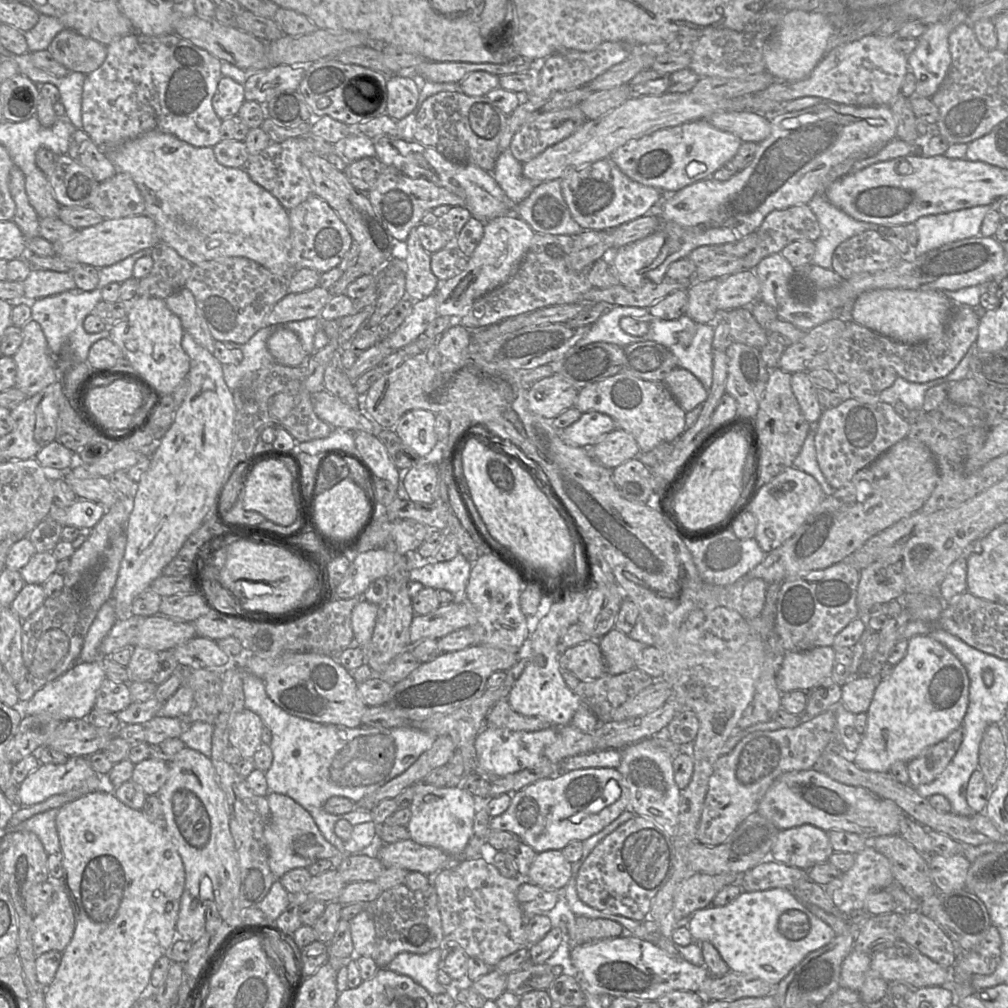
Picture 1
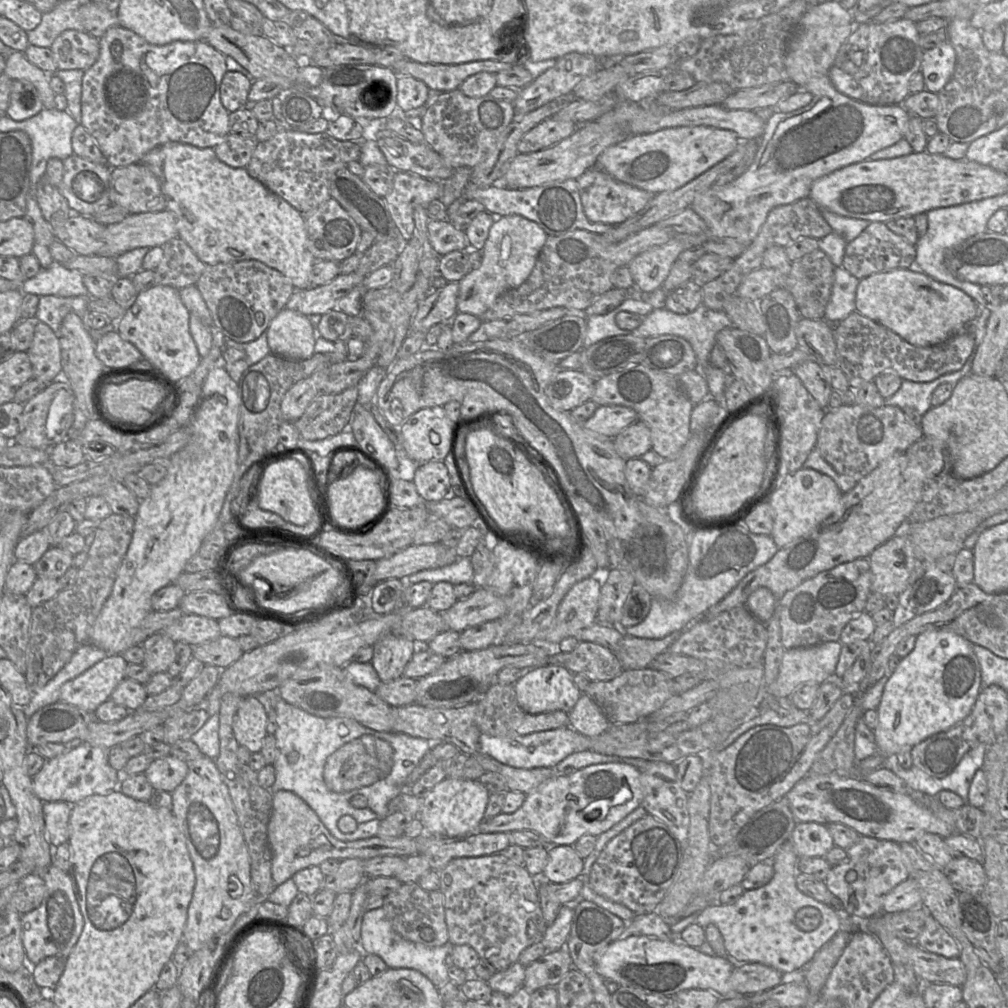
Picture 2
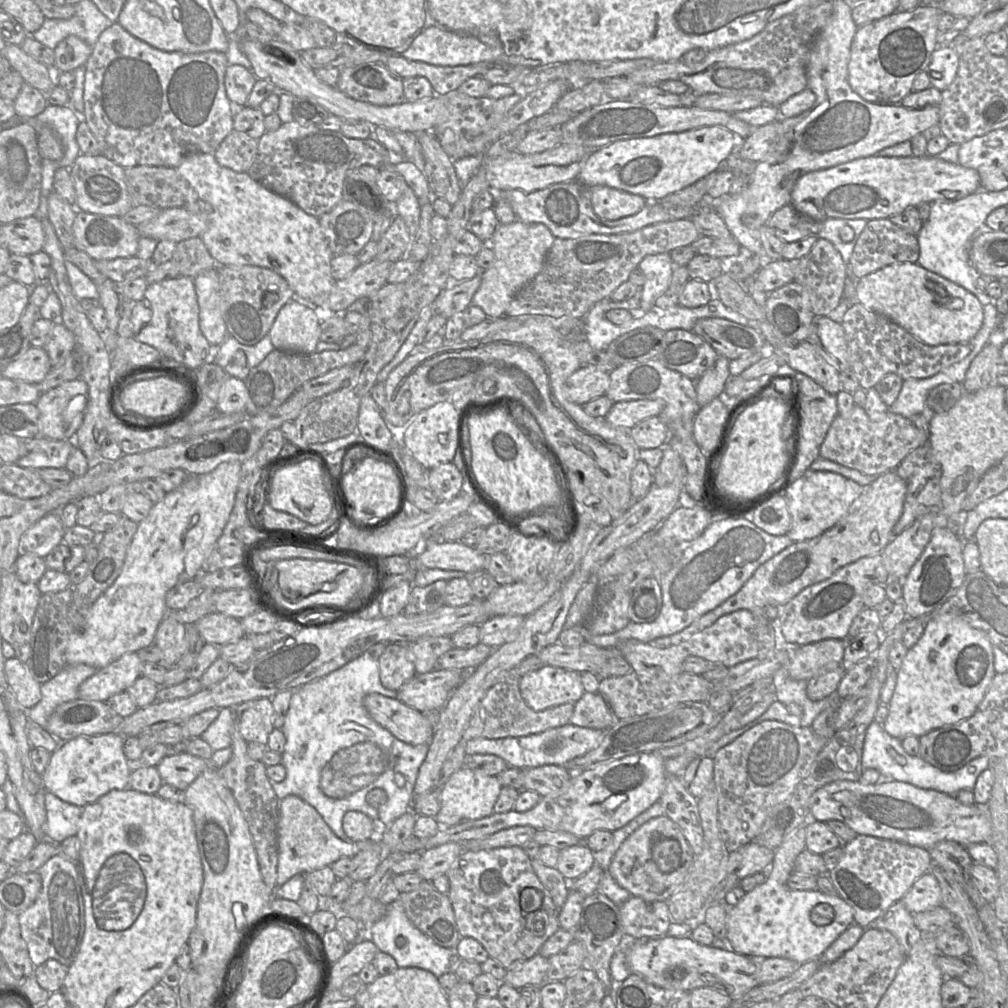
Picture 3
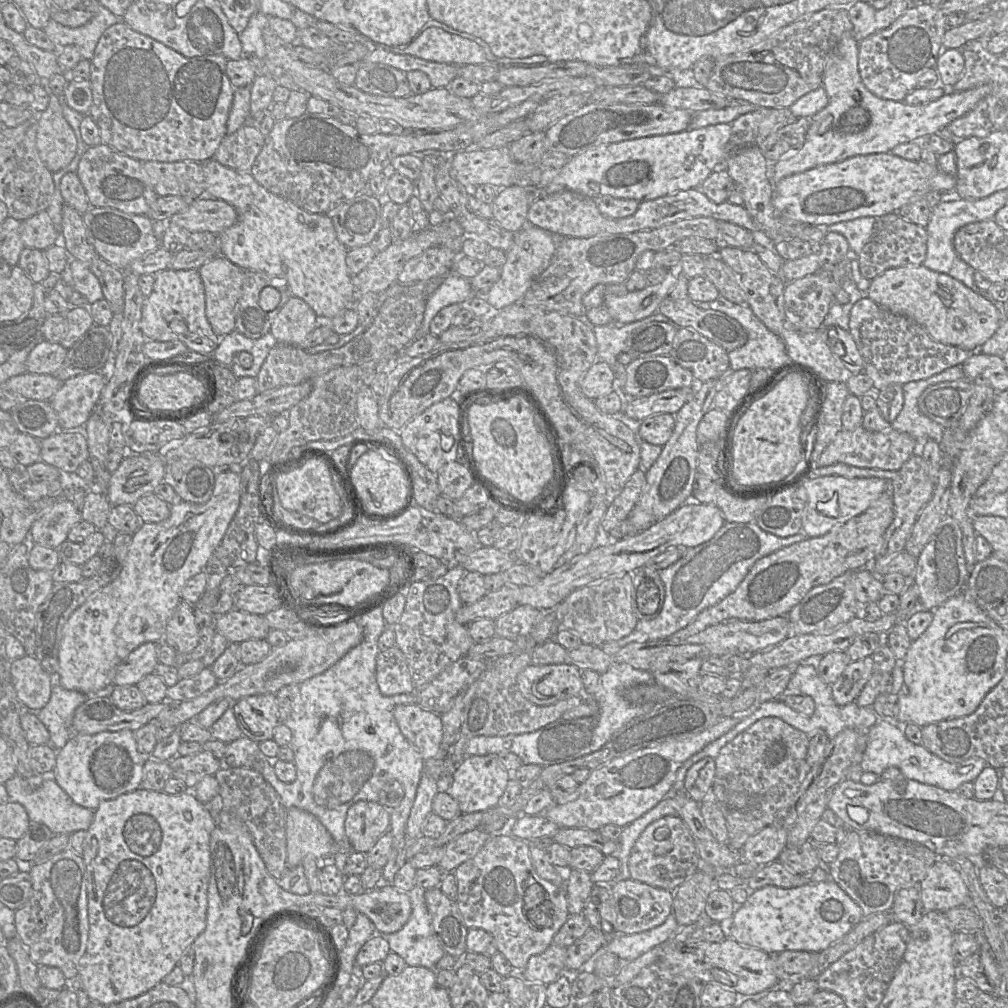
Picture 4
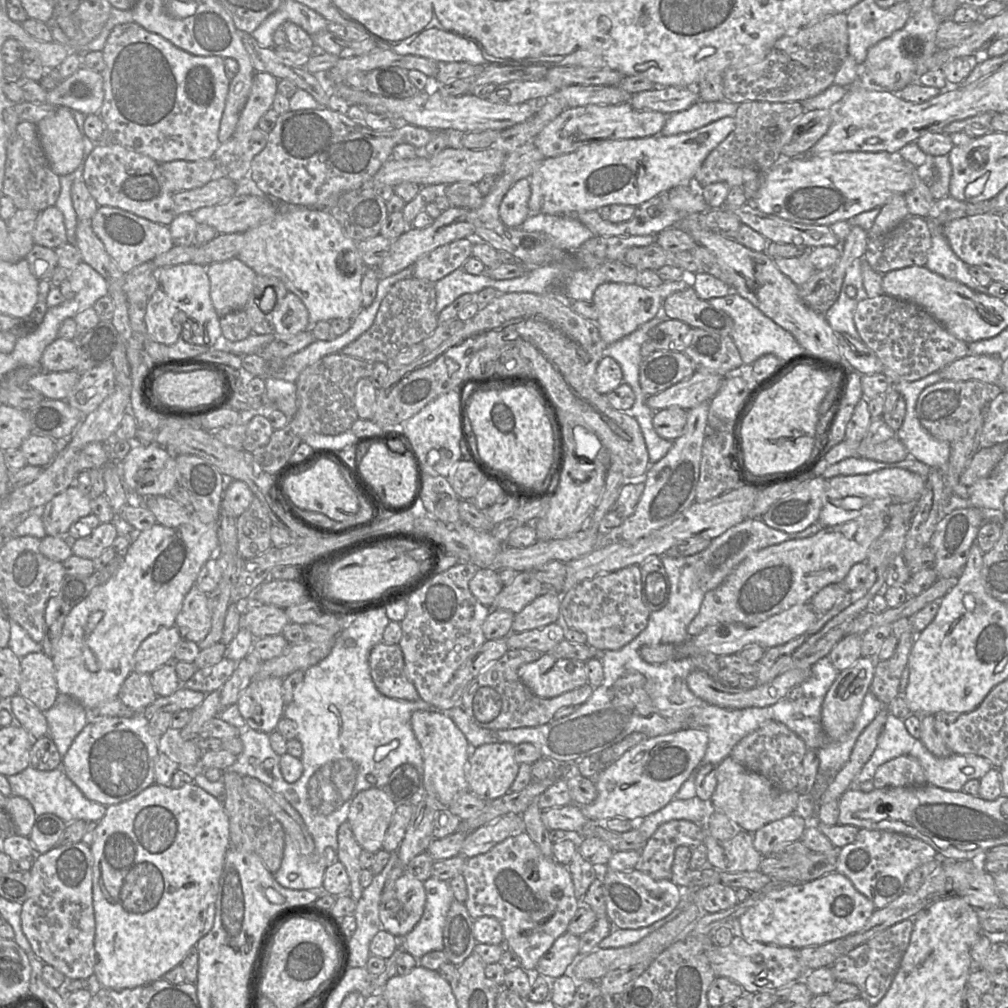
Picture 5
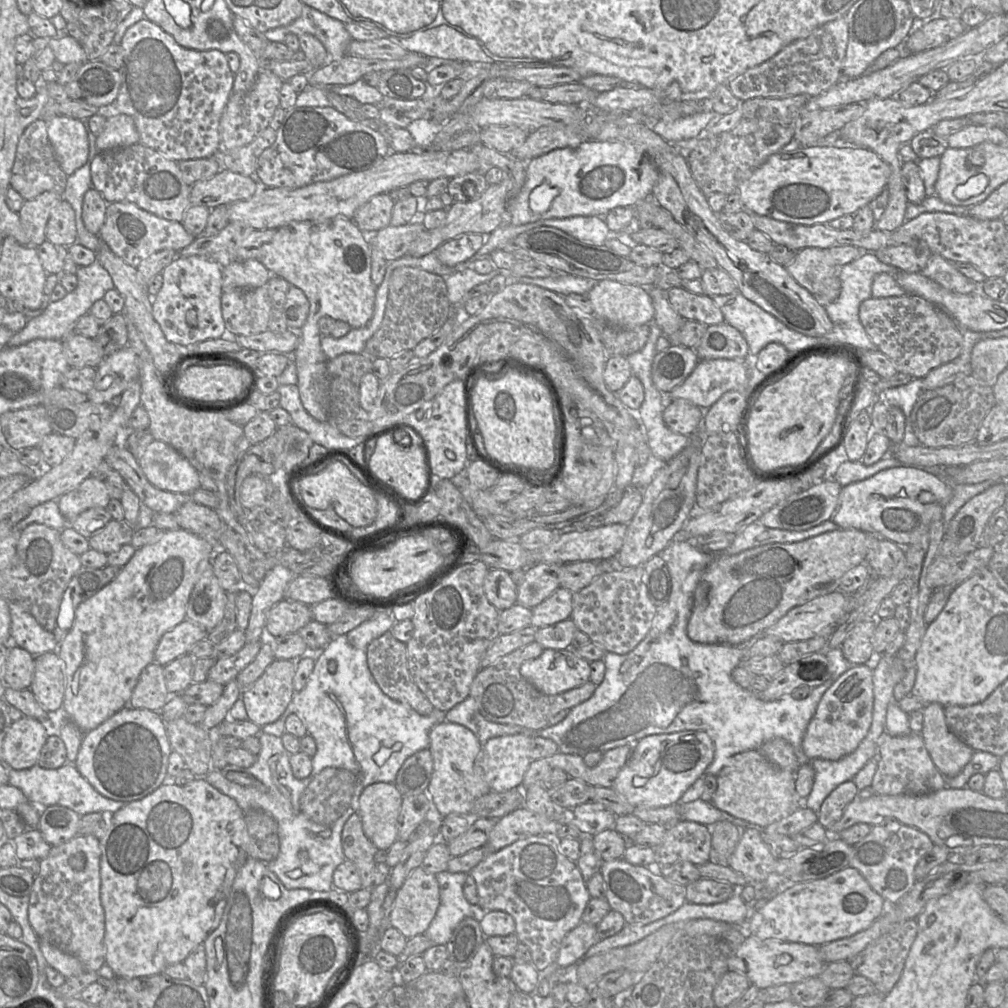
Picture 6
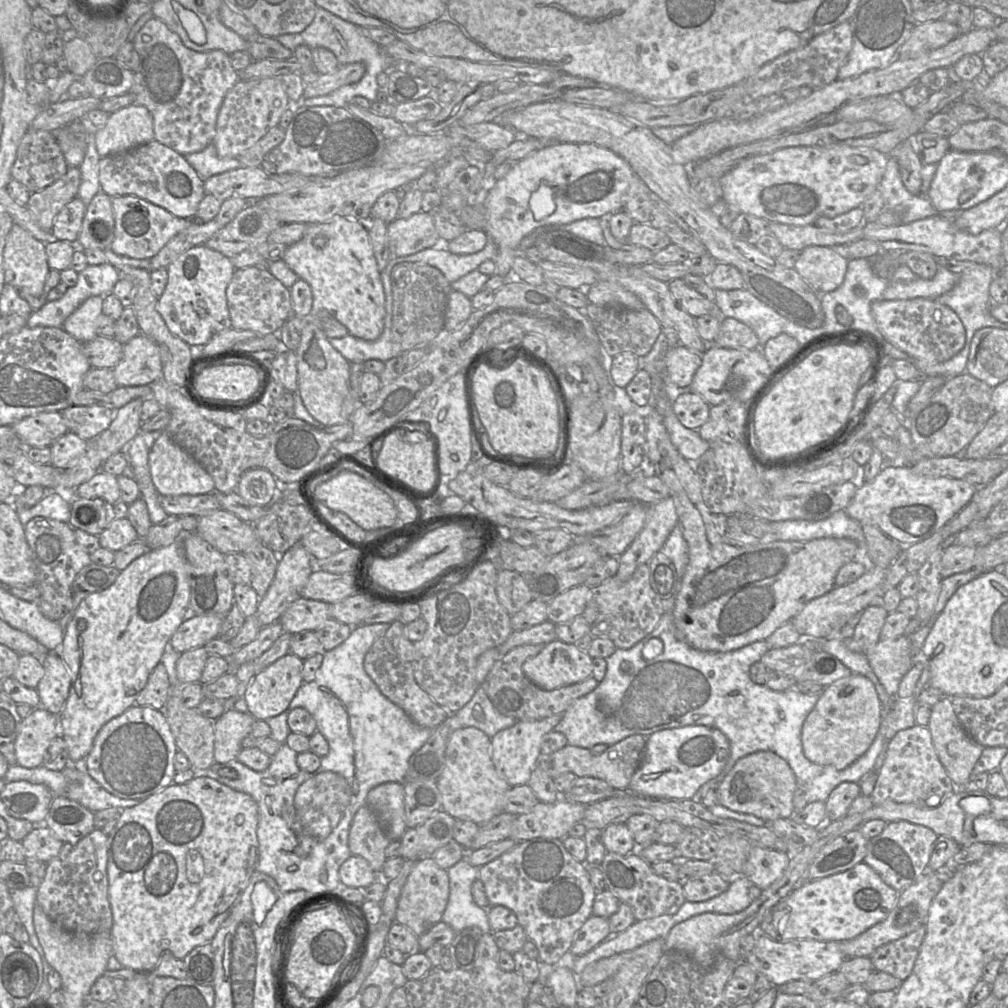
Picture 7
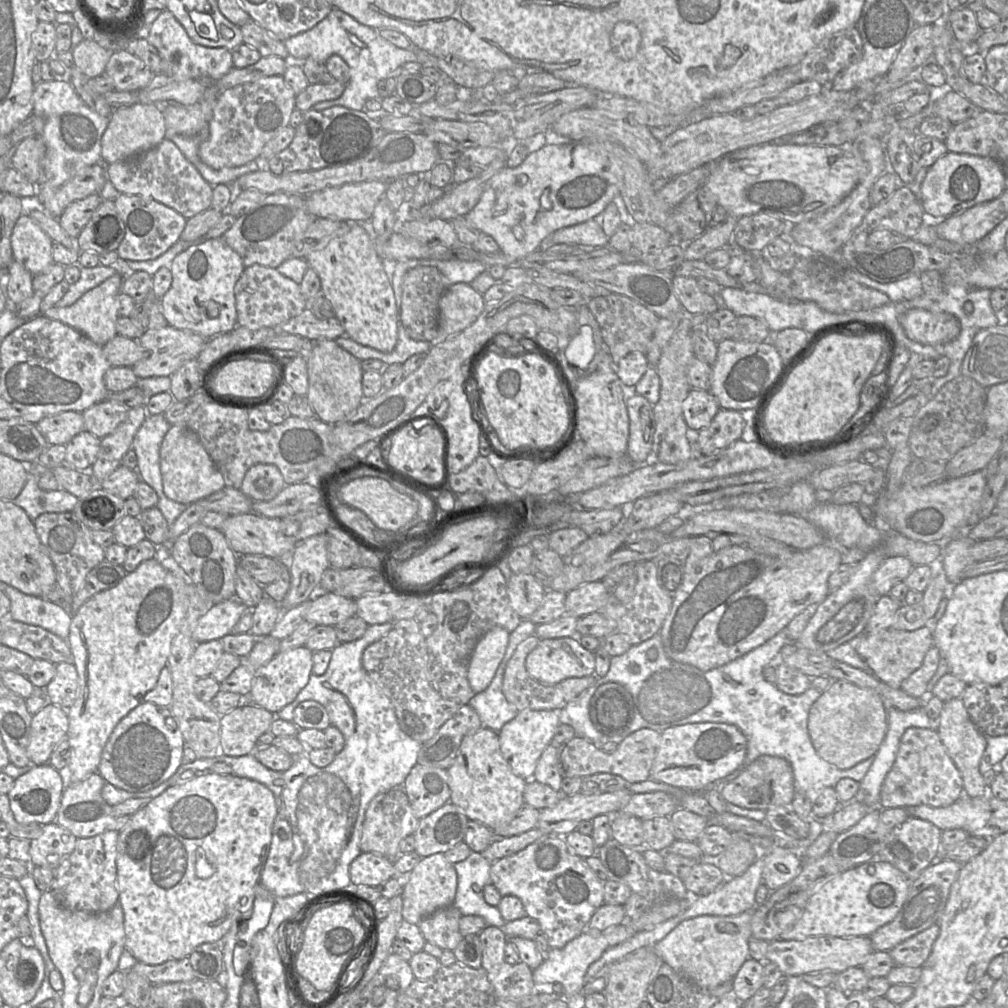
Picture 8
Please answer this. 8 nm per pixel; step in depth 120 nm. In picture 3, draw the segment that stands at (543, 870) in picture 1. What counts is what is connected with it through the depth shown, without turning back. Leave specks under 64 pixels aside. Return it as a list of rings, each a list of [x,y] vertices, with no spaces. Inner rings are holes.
[[[584,843],[559,850],[555,868],[568,881],[572,881],[586,872],[595,864],[595,853]]]

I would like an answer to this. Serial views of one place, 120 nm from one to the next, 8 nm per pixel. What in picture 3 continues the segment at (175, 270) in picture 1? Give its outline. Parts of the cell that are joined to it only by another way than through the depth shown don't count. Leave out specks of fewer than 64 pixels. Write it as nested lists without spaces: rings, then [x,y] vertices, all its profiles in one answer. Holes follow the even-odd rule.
[[[201,237],[188,238],[177,242],[172,260],[178,264],[180,276],[191,278],[218,266]]]

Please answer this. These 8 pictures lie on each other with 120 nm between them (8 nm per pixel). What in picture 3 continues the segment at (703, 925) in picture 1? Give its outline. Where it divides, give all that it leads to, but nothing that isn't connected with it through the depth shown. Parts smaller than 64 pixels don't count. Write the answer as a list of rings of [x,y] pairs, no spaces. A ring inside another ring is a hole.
[[[805,824],[792,830],[774,850],[774,859],[767,870],[766,880],[750,892],[746,892],[737,905],[728,907],[726,937],[734,952],[752,959],[787,958],[801,965],[811,960],[818,960],[837,937],[854,923],[852,907],[840,896],[829,896],[819,890],[792,890],[787,886],[787,880],[794,872],[795,859],[804,849],[806,849]]]

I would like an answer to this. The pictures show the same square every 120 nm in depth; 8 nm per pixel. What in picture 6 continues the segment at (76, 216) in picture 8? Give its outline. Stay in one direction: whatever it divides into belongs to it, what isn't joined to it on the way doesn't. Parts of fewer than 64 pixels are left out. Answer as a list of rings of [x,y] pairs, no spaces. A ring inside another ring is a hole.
[[[62,199],[52,209],[45,236],[53,244],[65,247],[77,243],[75,212],[66,200]]]

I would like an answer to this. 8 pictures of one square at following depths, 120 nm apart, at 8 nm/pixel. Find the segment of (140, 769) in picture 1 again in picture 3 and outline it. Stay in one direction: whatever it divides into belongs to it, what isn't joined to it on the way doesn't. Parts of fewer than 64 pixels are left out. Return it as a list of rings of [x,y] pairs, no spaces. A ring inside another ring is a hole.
[[[183,752],[165,756],[156,768],[163,783],[184,791],[209,766],[210,761]]]

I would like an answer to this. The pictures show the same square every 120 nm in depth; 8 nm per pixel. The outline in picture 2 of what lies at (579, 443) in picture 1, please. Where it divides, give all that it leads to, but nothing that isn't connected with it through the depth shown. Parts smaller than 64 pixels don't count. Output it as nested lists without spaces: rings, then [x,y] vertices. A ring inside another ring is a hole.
[[[618,405],[599,406],[584,424],[588,431],[607,438],[614,438],[622,430],[639,420],[635,410]]]

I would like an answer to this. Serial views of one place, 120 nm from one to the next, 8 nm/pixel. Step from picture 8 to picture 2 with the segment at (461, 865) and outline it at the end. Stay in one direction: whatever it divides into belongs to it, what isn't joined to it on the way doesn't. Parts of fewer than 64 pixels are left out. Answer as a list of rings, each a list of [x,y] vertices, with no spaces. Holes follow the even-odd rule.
[[[382,907],[364,914],[358,947],[364,955],[379,956],[388,968],[406,968],[419,971],[438,989],[450,981],[445,958],[454,946],[448,942],[440,947],[427,947],[404,939],[393,930]]]

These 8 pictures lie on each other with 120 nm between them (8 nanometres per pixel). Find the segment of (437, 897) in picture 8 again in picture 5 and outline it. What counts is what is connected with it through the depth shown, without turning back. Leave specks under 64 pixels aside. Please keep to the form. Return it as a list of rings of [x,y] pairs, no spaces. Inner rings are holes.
[[[403,874],[394,886],[382,893],[379,917],[383,930],[401,939],[417,925],[426,902],[423,882]]]

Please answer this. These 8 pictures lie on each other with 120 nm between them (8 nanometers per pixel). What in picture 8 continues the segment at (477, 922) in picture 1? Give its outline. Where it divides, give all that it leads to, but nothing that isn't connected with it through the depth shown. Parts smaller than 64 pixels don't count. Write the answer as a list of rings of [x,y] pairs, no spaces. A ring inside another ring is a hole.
[[[544,836],[516,854],[492,862],[490,879],[502,897],[512,895],[521,900],[527,916],[539,922],[541,934],[546,937],[551,949],[563,948],[584,932],[595,911],[604,904],[605,882],[595,875],[584,858],[573,851],[564,836]]]

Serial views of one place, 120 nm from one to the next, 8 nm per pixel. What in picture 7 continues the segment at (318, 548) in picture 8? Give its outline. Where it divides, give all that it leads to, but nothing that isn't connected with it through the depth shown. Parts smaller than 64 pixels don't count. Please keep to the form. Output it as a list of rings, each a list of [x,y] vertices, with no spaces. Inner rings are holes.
[[[301,544],[278,555],[274,579],[266,594],[260,598],[255,613],[262,628],[279,621],[285,610],[302,596],[302,590],[314,569],[313,556]]]

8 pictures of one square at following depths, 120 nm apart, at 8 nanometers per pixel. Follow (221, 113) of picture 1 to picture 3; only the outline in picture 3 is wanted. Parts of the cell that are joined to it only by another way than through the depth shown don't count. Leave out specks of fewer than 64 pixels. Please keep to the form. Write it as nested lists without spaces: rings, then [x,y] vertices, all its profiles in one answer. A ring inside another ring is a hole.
[[[228,65],[225,73],[224,85],[227,97],[236,108],[246,106],[247,99],[256,79],[252,70],[242,65]]]

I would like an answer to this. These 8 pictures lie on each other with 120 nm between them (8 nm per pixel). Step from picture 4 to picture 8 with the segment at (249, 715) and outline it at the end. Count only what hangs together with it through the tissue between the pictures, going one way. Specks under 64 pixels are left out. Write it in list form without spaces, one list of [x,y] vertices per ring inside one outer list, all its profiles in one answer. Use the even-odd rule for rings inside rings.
[[[305,646],[278,652],[267,664],[254,672],[250,701],[273,714],[292,703],[299,692],[307,685],[312,675],[313,652]]]

